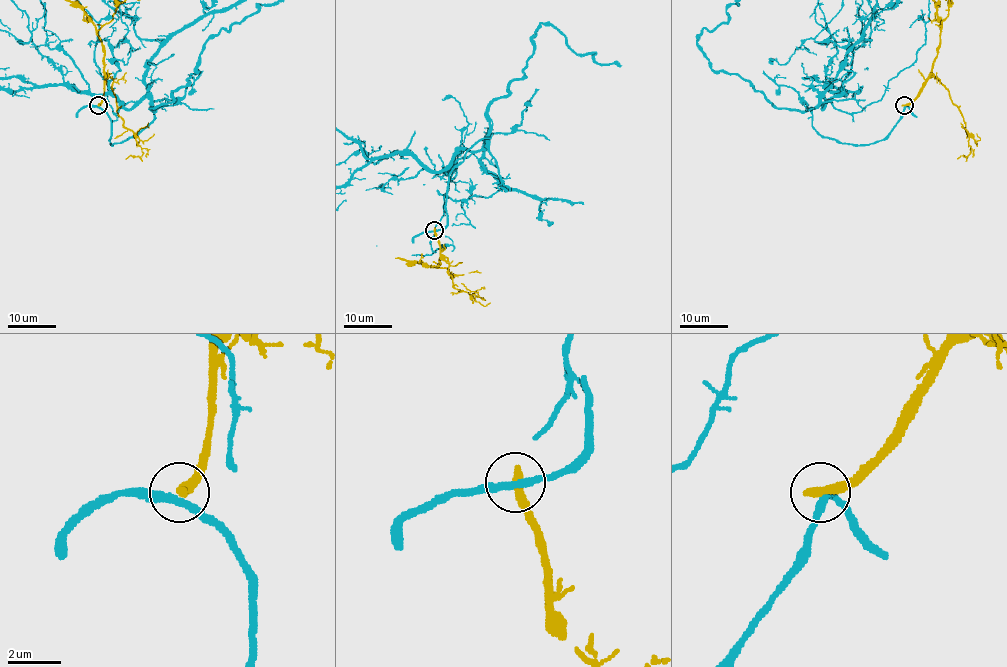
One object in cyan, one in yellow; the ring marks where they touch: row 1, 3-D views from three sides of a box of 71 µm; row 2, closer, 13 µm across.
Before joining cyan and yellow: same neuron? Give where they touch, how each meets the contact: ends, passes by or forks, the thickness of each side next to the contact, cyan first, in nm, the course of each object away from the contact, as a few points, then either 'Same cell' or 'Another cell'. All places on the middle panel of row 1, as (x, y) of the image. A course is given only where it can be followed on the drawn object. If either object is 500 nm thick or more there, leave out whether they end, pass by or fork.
Place: (434, 230). At the ring cyan passes by. At the ring yellow ends. Thickness 280 nm (cyan) against 380 nm. Another cell

